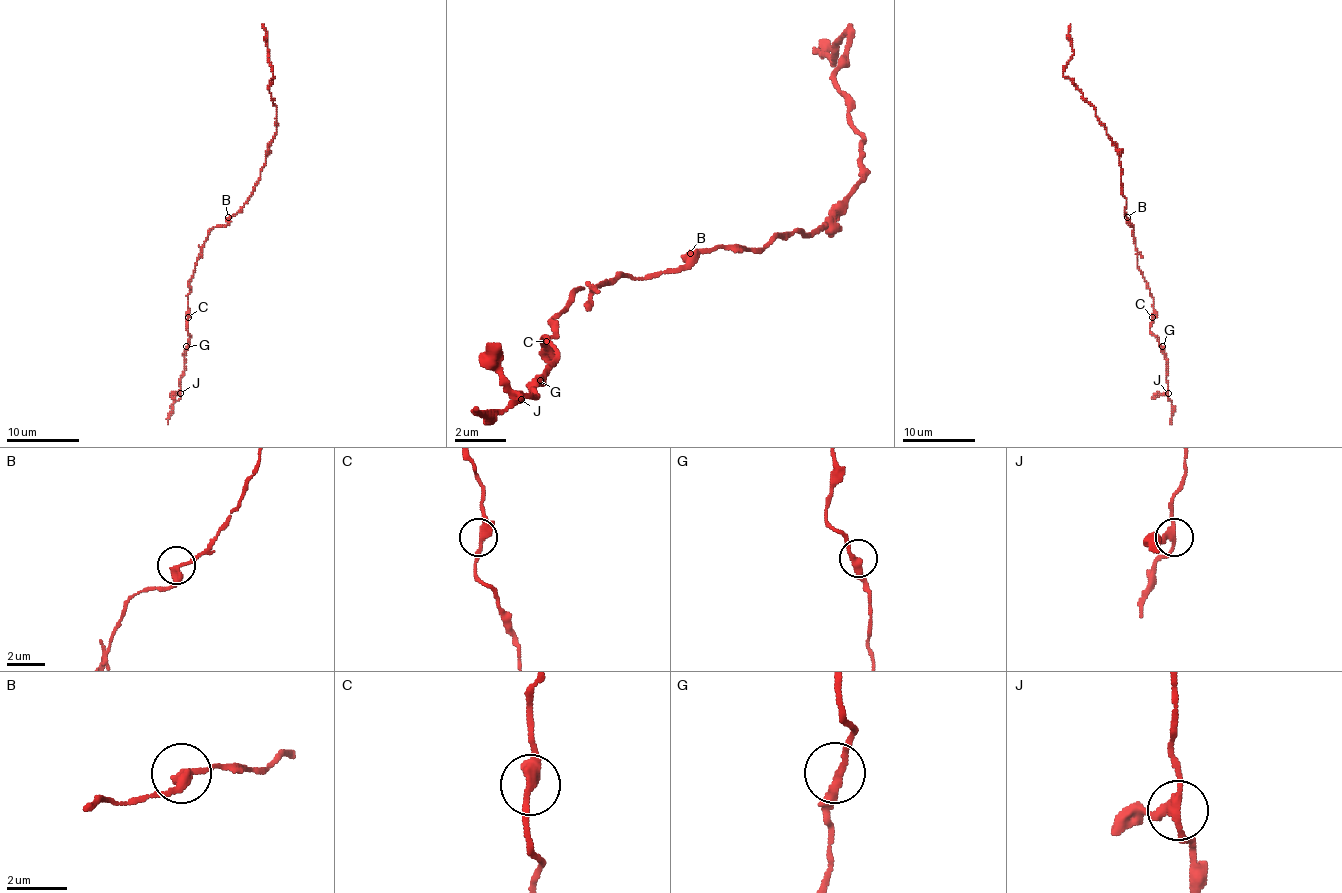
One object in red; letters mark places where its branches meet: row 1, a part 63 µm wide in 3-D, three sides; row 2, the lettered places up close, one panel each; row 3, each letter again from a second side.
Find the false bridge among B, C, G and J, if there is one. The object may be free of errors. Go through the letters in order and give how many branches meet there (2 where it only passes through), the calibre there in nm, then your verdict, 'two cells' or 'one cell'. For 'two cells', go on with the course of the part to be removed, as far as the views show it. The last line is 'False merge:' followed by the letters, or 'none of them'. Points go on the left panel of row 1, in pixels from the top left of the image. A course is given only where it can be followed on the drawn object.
B: 2 branches meet; 280 nm thick; two cells; foreign part runs (227, 218), (247, 200), (260, 176), (267, 145), (276, 133), (276, 109), (269, 91), (273, 67), (262, 24)
C: 2 branches meet; 340 nm thick; one cell
G: 2 branches meet; 280 nm thick; one cell
J: 3 branches meet; 240 nm thick; one cell
False merge: B

